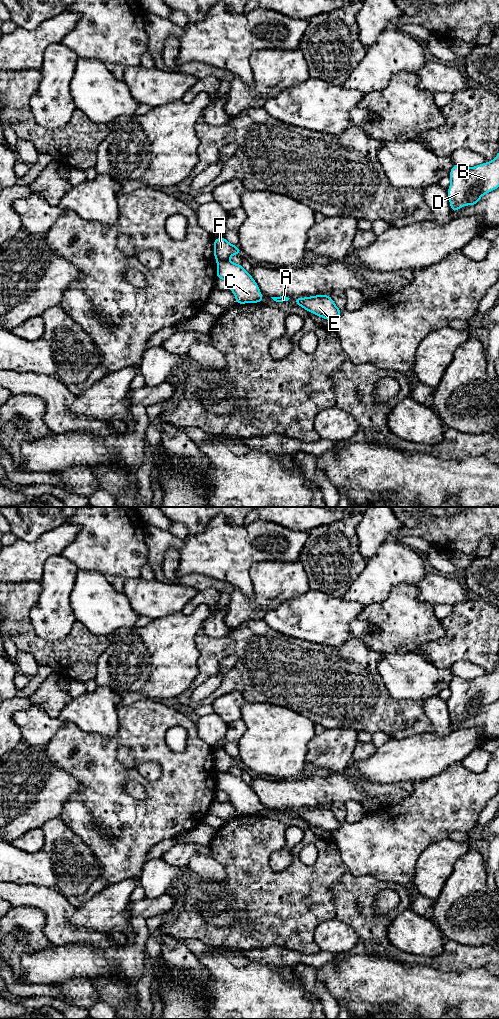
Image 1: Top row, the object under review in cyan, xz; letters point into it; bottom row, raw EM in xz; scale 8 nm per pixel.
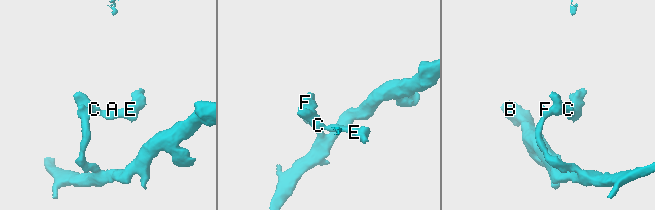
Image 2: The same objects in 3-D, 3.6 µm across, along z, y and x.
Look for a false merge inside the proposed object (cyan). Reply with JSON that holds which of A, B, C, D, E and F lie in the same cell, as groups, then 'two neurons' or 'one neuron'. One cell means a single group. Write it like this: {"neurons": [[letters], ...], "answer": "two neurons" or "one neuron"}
{"neurons": [["A", "C", "E"], ["B", "D", "F"]], "answer": "two neurons"}

